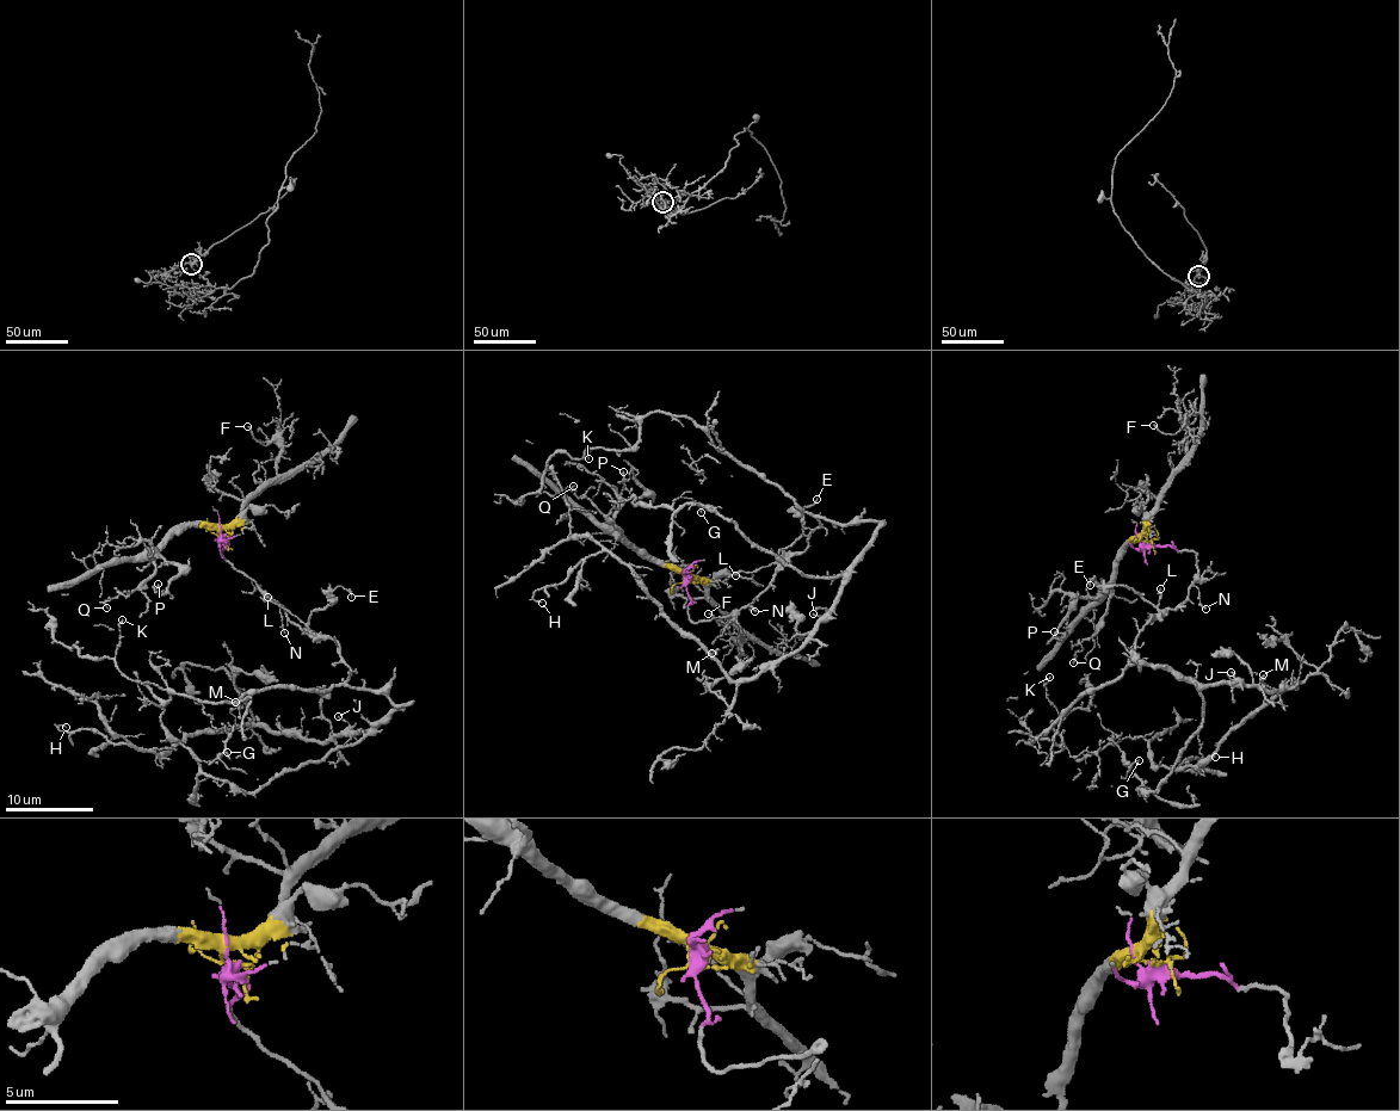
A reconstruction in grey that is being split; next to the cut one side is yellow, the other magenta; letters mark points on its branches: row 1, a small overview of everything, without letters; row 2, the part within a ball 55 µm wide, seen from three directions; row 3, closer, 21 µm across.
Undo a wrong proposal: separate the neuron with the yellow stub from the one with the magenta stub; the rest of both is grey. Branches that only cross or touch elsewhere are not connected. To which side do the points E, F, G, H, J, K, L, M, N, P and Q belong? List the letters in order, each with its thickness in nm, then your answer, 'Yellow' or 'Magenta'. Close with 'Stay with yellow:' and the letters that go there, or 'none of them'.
E: Thickness 140 nm. Magenta
F: Thickness 110 nm. Yellow
G: Thickness 120 nm. Magenta
H: Thickness 100 nm. Magenta
J: Thickness 80 nm. Magenta
K: Thickness 60 nm. Magenta
L: Thickness 140 nm. Magenta
M: Thickness 170 nm. Magenta
N: Thickness 110 nm. Magenta
P: Thickness 120 nm. Yellow
Q: Thickness 140 nm. Yellow
Stay with yellow: F, P, Q

